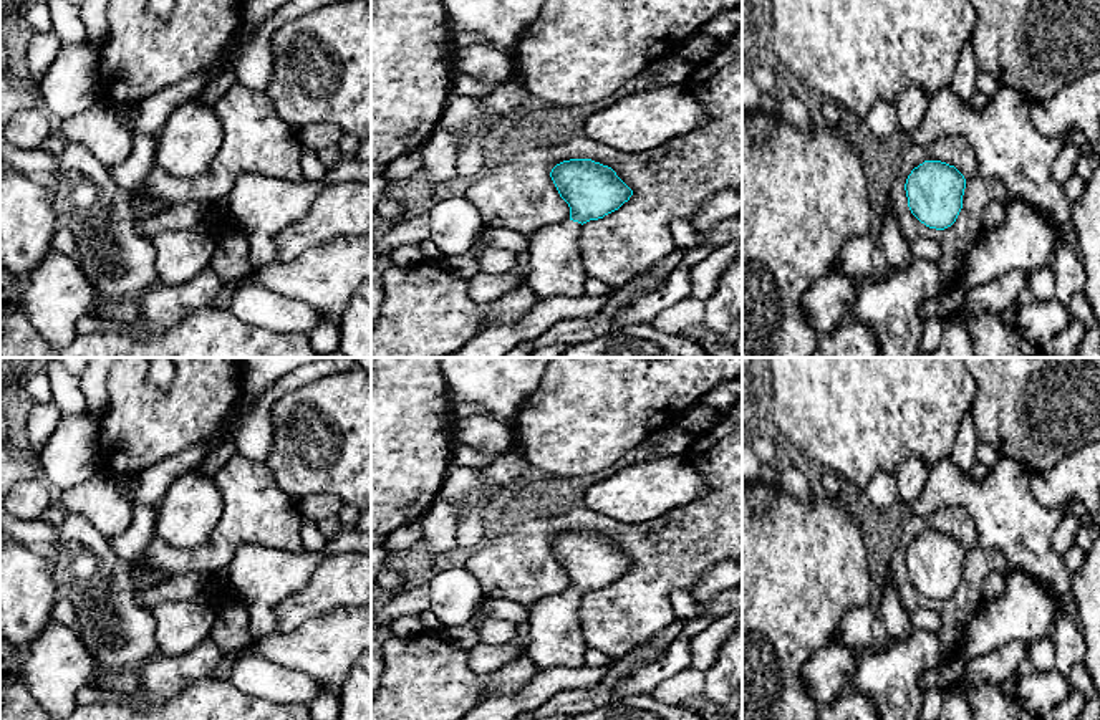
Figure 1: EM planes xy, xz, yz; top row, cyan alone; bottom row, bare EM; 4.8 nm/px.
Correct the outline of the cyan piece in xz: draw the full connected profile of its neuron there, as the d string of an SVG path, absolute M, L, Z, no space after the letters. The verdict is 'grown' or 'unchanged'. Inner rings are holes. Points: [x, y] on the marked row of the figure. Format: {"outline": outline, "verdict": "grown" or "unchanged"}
{"outline": "M591 159L563 161L550 177L570 207L570 218L528 237L527 285L537 298L573 298L585 295L588 280L580 253L581 225L618 210L633 190L611 167Z", "verdict": "grown"}

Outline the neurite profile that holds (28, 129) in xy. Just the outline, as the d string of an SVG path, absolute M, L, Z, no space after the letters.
M25 109L13 114L2 129L2 136L23 151L45 149L50 132L50 122L40 109Z

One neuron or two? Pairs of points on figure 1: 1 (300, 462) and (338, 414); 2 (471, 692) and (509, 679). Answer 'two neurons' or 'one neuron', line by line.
1: one neuron
2: one neuron

